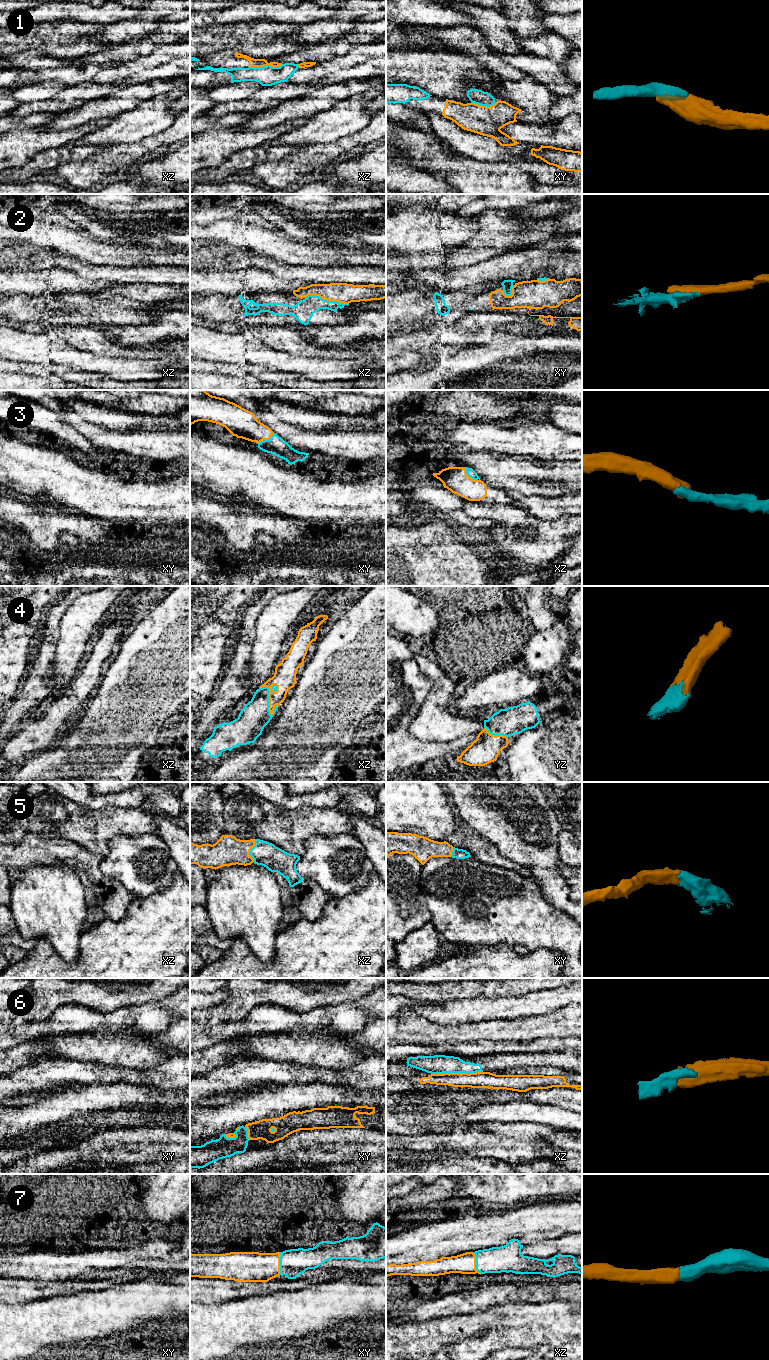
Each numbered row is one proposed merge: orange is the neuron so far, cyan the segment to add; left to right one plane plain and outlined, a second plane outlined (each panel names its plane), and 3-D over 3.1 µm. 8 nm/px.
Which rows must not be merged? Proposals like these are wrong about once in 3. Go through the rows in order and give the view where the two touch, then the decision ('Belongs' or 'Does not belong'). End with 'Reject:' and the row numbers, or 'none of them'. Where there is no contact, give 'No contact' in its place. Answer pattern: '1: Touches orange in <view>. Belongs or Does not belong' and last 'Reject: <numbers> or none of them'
1: Touches orange in xz. Belongs
2: Touches orange in xz. Does not belong
3: Touches orange in xz. Belongs
4: Touches orange in xz. Belongs
5: Touches orange in xz. Belongs
6: Touches orange in xz. Does not belong
7: Touches orange in xz. Belongs
Reject: 2, 6

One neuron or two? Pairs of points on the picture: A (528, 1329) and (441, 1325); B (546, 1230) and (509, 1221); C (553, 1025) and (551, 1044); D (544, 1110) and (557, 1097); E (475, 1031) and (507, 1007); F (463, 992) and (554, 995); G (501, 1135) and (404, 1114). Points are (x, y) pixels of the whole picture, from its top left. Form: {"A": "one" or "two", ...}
{"A": "one", "B": "one", "C": "two", "D": "two", "E": "two", "F": "two", "G": "two"}

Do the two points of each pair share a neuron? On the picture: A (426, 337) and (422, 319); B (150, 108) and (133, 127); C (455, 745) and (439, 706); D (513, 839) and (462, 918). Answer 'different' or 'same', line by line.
A: different
B: same
C: different
D: different

